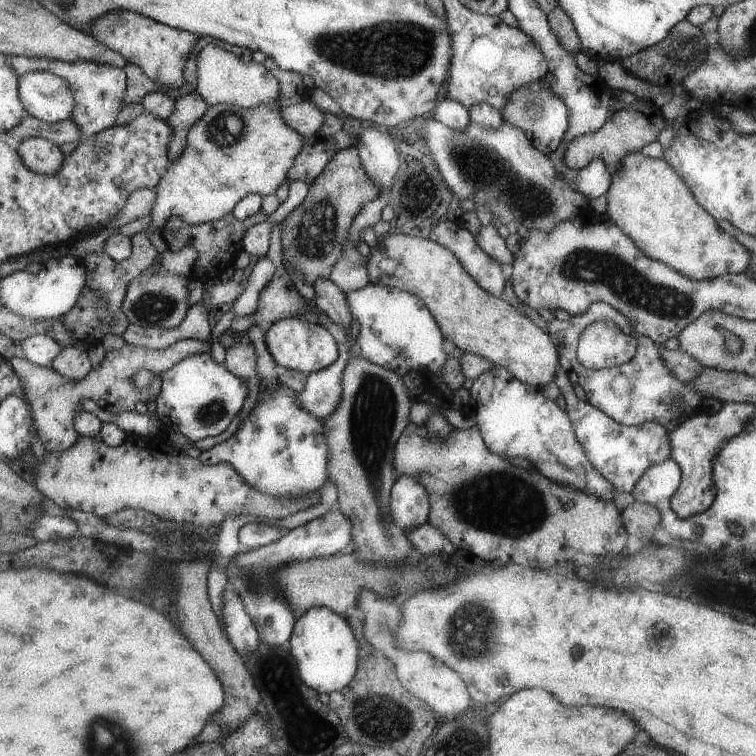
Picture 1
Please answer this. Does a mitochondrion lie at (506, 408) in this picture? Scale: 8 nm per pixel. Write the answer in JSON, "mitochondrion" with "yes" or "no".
{"mitochondrion":"no"}

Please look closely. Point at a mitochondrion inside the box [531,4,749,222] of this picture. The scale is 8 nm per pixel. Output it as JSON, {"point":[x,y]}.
{"point":[684,49]}

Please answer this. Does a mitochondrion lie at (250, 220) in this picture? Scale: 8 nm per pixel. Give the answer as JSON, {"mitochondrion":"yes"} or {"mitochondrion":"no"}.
{"mitochondrion":"no"}

